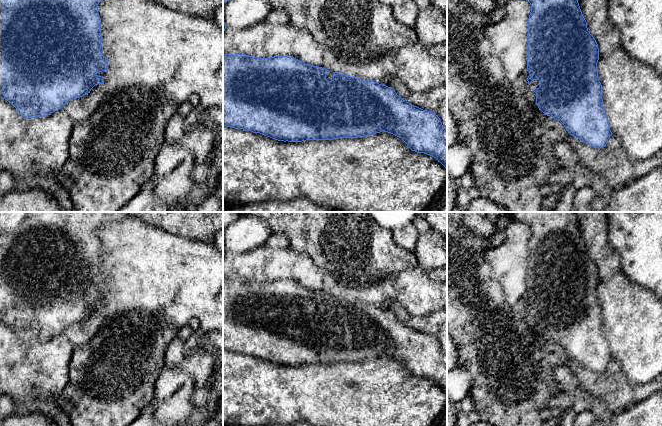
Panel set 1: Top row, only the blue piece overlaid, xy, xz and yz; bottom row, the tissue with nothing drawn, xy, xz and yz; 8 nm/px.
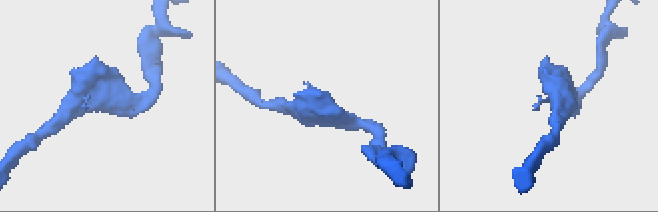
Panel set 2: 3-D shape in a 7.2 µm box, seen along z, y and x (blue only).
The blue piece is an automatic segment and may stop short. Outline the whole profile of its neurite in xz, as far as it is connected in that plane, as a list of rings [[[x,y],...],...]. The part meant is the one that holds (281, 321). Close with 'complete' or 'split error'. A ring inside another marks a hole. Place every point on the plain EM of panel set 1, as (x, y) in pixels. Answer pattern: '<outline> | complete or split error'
[[[223,277],[223,350],[260,357],[272,363],[284,366],[358,362],[384,355],[401,362],[412,375],[430,379],[447,392],[447,354],[443,351],[438,339],[406,326],[403,322],[397,319],[393,312],[386,309],[379,308],[372,304],[364,305],[345,298],[340,298],[339,296],[334,296],[333,304],[328,305],[326,303],[328,297],[330,297],[330,295],[325,292],[308,289],[294,281],[275,280],[271,282],[259,282],[245,278],[229,279]]] | complete

